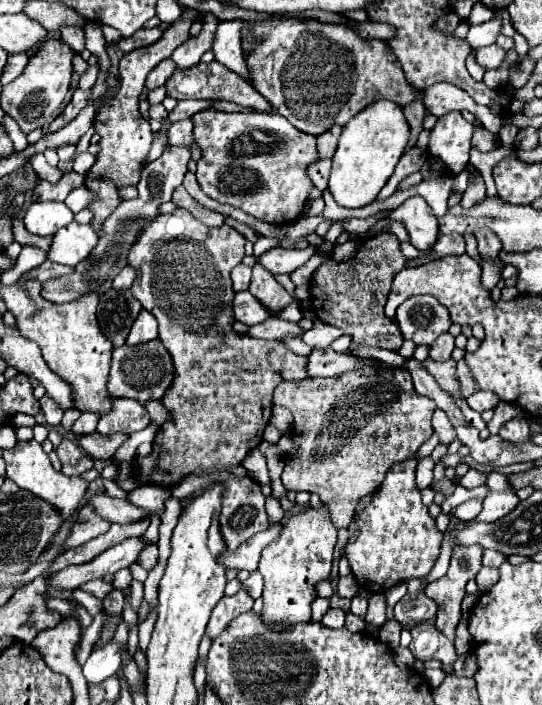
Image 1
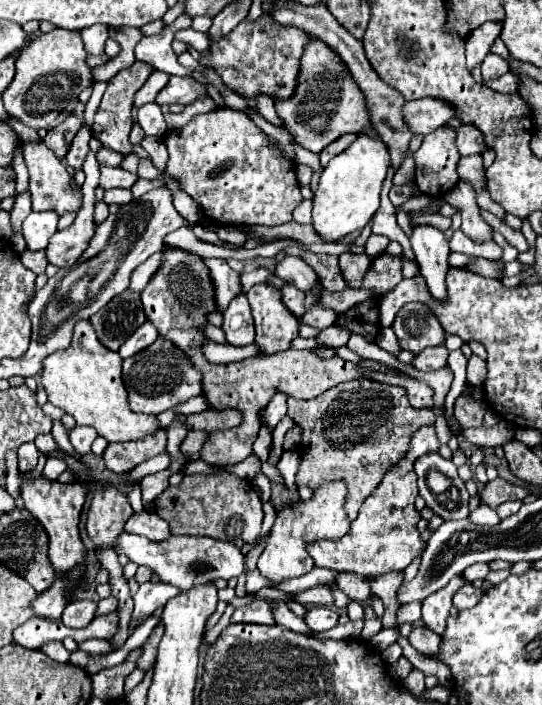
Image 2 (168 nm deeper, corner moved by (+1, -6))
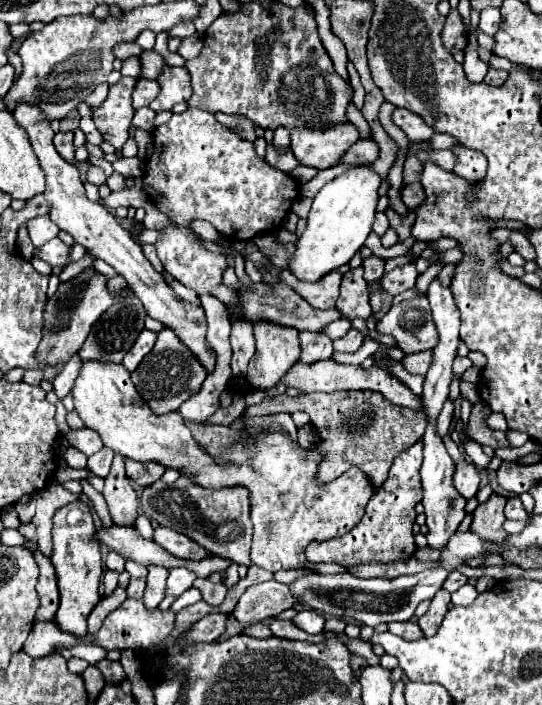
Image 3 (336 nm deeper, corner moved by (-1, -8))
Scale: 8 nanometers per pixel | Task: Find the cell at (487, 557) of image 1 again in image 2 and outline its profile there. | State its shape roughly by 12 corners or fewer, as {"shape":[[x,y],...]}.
{"shape":[[474,564],[462,572],[466,582],[486,578],[488,564]]}

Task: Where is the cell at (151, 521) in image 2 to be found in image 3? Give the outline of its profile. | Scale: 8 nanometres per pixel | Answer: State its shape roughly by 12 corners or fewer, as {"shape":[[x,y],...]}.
{"shape":[[156,526],[154,542],[180,558],[208,556],[200,544],[174,528]]}

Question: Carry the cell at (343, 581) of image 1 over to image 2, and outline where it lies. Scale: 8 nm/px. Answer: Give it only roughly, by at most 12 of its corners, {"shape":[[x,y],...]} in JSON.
{"shape":[[328,586],[292,594],[302,606],[334,606]]}

